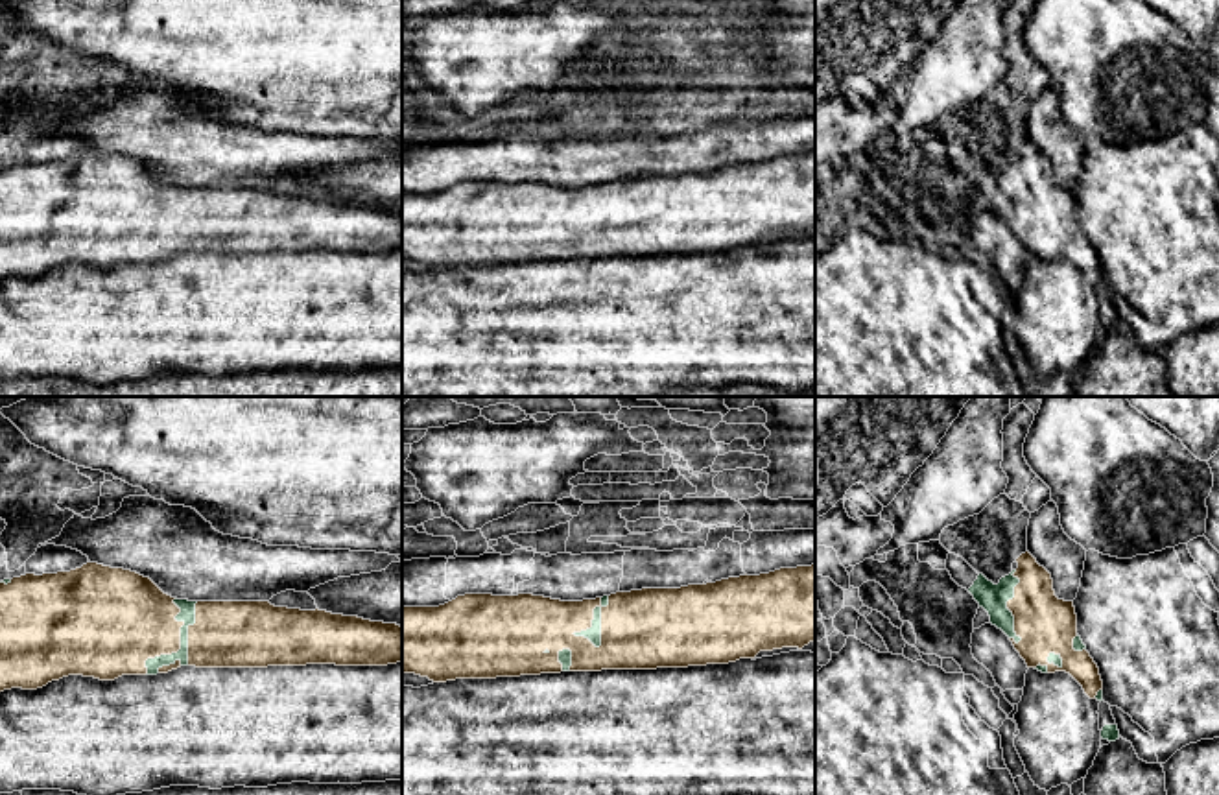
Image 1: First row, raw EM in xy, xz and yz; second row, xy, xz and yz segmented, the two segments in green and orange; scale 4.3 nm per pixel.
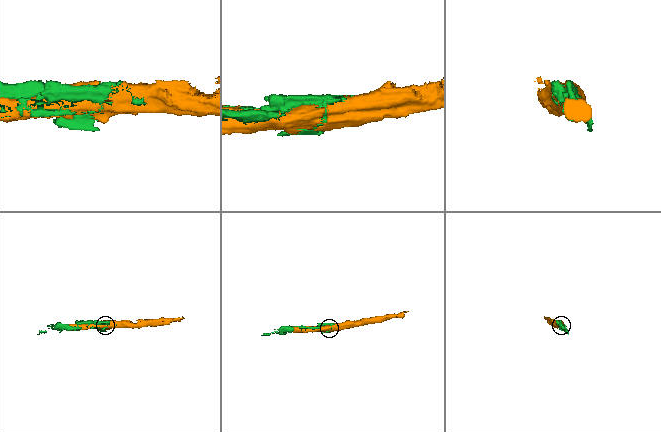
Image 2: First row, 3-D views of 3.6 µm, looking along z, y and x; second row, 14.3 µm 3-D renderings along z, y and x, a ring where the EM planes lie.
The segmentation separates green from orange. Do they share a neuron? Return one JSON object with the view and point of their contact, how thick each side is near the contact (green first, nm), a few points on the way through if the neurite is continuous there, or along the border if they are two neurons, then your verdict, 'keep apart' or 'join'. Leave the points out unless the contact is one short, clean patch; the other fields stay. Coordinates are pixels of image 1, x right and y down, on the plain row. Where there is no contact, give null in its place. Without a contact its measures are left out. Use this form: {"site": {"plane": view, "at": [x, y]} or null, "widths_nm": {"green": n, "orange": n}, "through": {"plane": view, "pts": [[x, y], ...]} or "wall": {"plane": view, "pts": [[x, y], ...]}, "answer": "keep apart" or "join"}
{"site": {"plane": "xy", "at": [181, 231]}, "widths_nm": {"green": 70, "orange": 380}, "answer": "join"}

